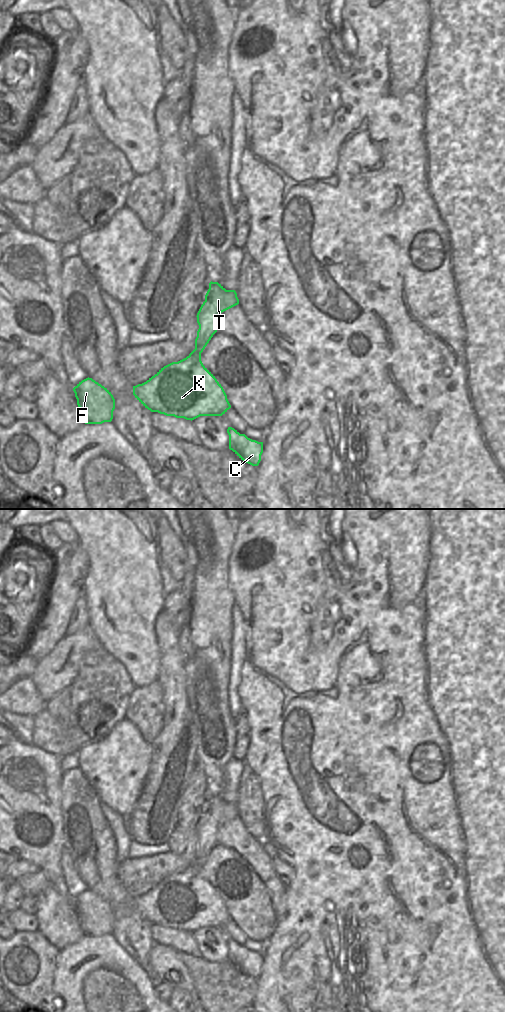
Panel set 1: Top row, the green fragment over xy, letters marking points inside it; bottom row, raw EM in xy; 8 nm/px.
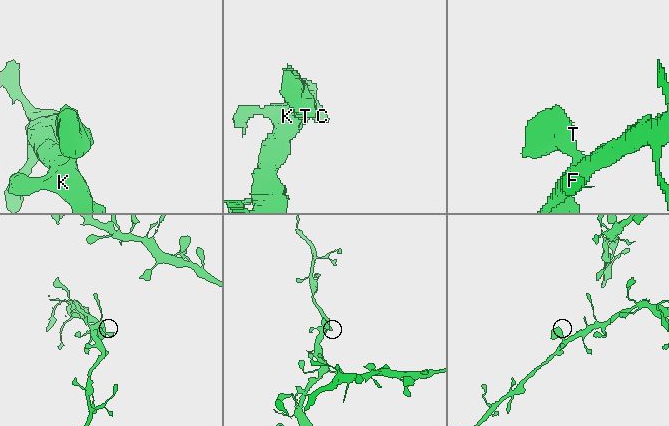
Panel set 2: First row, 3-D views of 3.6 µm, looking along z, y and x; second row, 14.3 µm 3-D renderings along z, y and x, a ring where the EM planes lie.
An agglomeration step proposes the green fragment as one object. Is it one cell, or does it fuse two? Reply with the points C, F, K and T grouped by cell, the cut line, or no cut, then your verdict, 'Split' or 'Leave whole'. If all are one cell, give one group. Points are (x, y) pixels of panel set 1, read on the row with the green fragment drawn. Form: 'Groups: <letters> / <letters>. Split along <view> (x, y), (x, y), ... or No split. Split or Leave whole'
Groups: C F K T. No split. Leave whole

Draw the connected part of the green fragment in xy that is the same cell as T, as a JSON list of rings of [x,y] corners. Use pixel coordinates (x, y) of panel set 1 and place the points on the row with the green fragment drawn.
[[[218,282],[209,283],[205,301],[196,316],[199,329],[195,339],[195,349],[186,358],[161,368],[146,382],[133,386],[133,395],[145,408],[151,412],[191,421],[200,416],[222,416],[231,408],[223,387],[203,365],[201,353],[217,332],[219,315],[238,304],[239,299],[235,290],[226,290]]]

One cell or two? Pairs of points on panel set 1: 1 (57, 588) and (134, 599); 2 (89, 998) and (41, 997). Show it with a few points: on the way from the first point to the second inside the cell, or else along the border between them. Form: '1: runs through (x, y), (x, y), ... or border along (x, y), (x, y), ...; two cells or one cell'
1: border along (88, 569), (84, 595); two cells
2: border along (52, 975), (52, 989), (63, 1001); two cells

